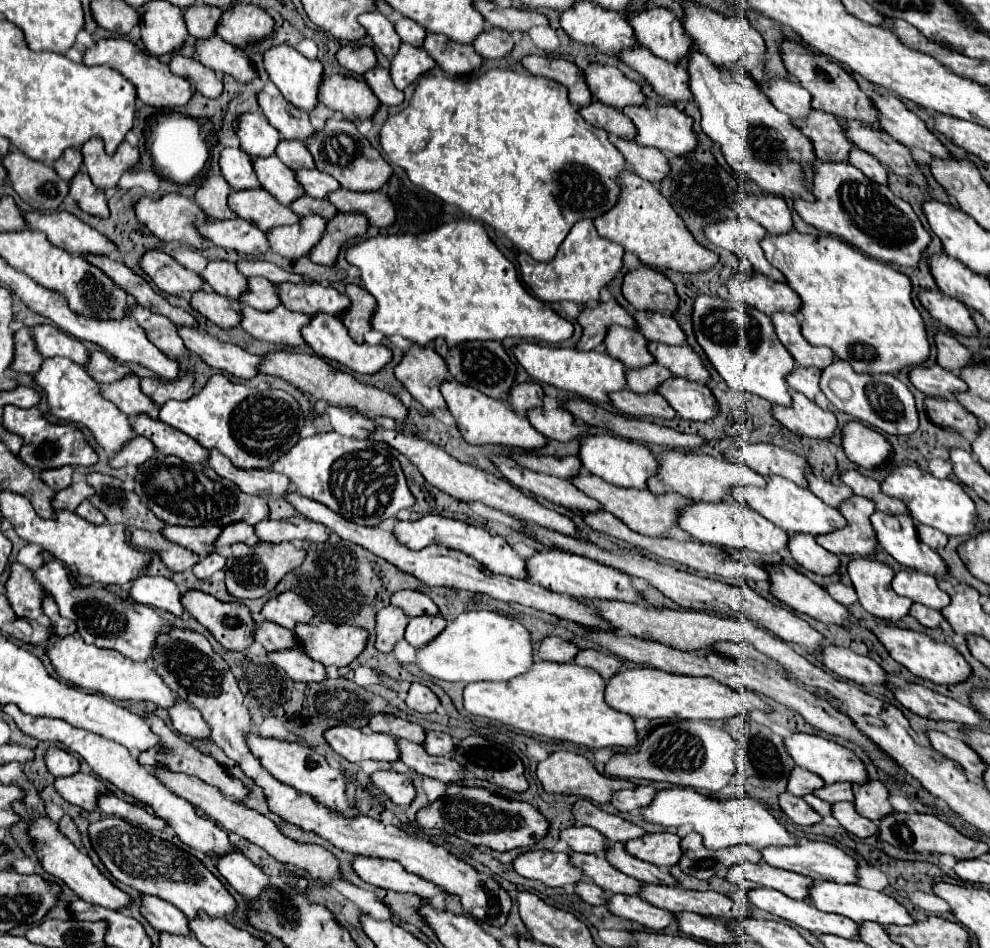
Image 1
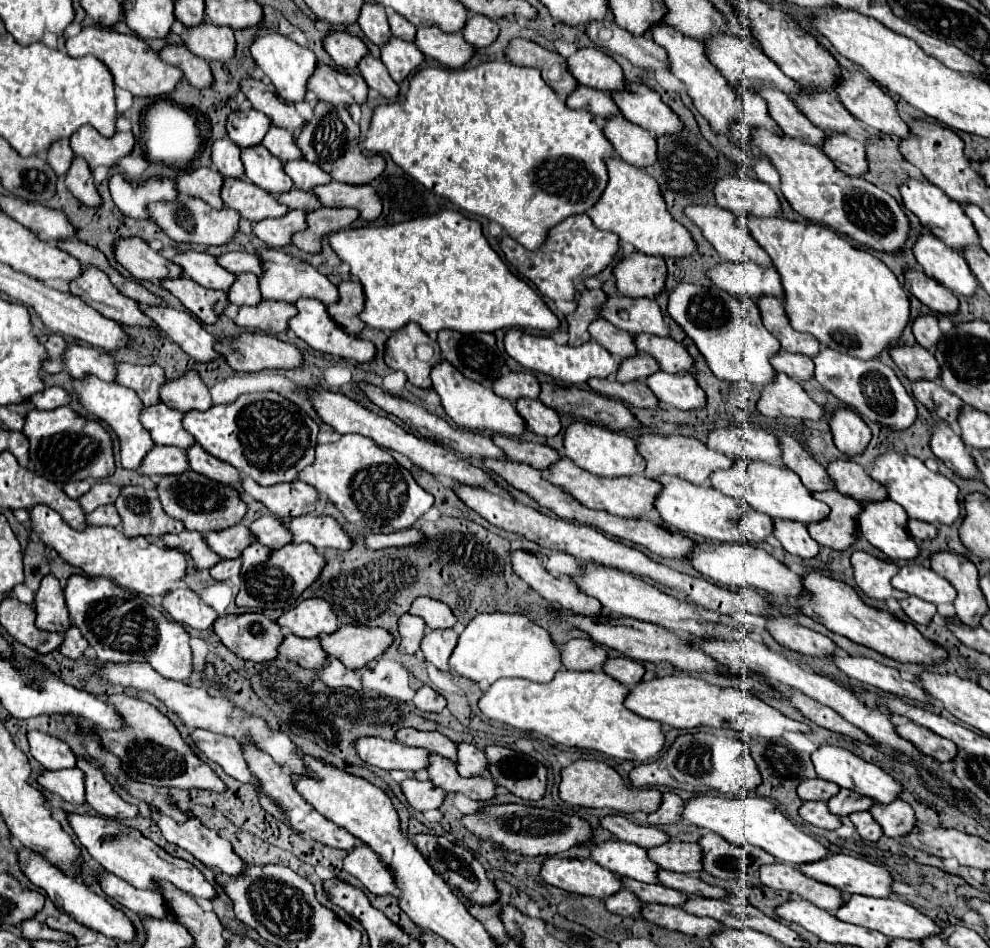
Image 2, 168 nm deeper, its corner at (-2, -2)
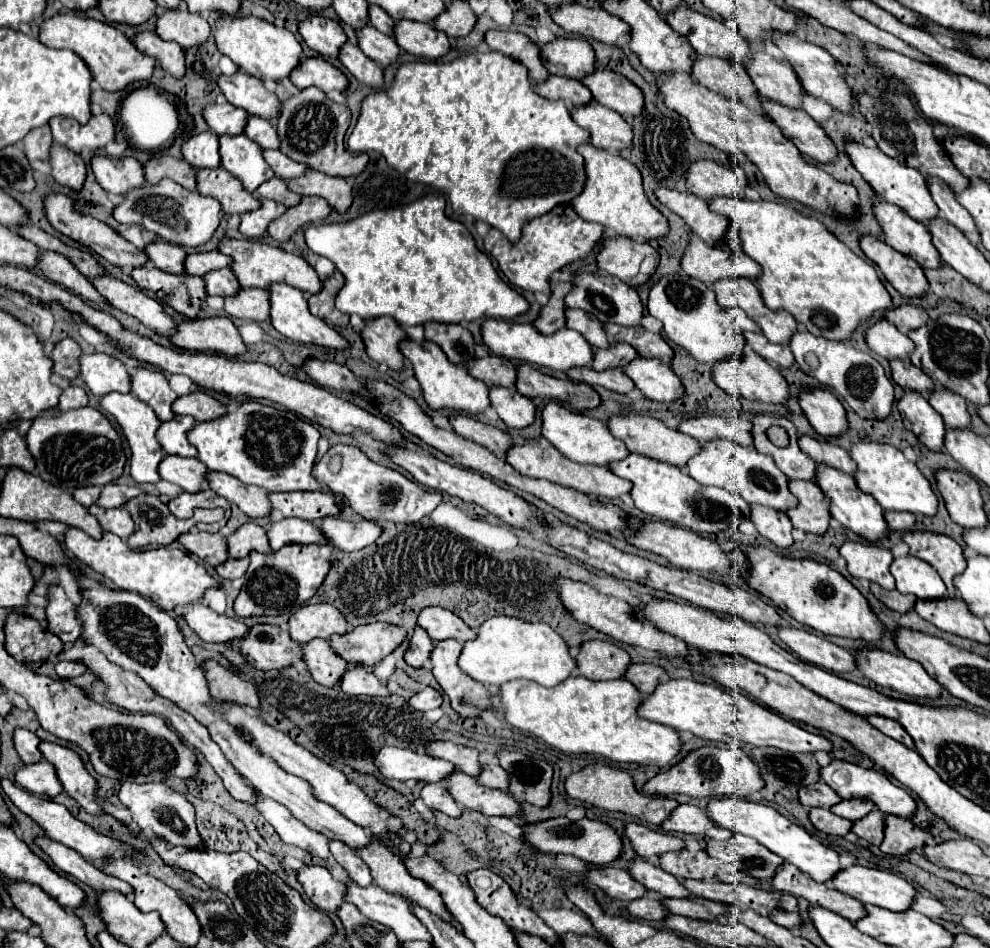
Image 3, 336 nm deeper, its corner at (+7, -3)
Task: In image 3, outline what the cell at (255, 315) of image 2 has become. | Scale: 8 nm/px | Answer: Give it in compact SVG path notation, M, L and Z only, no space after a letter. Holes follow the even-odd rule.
M242 288L236 296L228 296L224 310L232 318L264 322L270 318L268 292L260 288Z

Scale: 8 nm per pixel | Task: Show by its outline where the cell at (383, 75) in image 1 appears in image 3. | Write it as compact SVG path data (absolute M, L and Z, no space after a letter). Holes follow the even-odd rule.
M344 44L340 48L338 58L362 86L370 86L370 88L382 88L384 86L384 76L382 76L380 66L374 60L370 60L358 46Z

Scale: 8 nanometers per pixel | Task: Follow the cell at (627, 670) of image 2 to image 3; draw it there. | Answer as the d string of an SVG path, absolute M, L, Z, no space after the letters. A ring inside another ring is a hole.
M632 664L632 666L628 666L628 672L624 674L624 678L628 682L632 682L642 696L648 696L658 686L662 674L664 674L664 668L660 668L660 666L654 666L654 664Z

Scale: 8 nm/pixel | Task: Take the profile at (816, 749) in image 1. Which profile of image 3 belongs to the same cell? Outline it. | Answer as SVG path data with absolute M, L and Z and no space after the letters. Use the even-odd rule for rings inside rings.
M832 760L828 766L822 768L820 778L840 796L840 798L864 798L864 800L872 800L884 814L896 814L902 818L910 818L916 810L916 802L914 798L900 786L892 784L888 780L886 774L878 772L878 770L866 770L858 764L850 764L844 760Z

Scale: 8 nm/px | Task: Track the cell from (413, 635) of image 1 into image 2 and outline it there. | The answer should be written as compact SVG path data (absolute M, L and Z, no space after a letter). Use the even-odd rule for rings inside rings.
M453 629L445 631L427 631L425 639L421 641L421 651L425 661L433 663L441 671L451 671L449 657L457 645L459 635Z

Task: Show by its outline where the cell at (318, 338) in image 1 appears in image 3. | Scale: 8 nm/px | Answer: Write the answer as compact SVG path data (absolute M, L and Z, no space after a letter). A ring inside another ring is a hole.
M274 284L270 288L270 302L272 302L272 310L270 310L270 318L272 318L272 326L286 338L300 342L300 344L314 344L314 346L324 346L324 348L332 348L332 350L346 350L348 342L346 338L342 338L334 328L330 328L328 324L324 324L324 320L320 320L318 316L312 316L308 312L308 300L304 298L304 294L288 284Z

